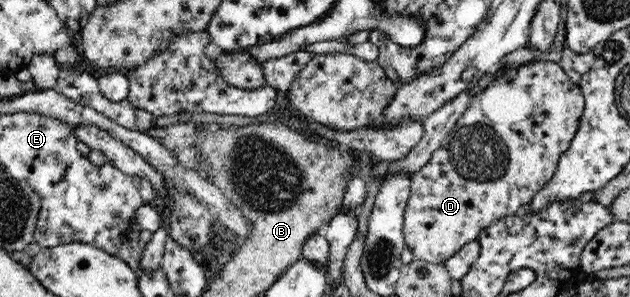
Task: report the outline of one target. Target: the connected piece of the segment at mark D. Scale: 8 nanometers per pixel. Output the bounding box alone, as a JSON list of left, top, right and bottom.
[402,61,585,264]

